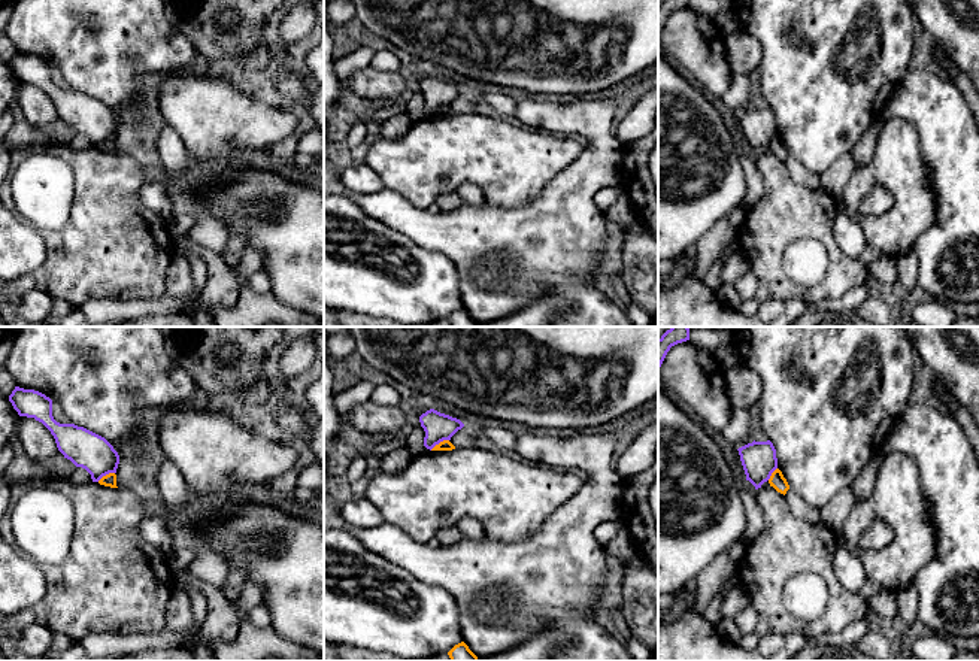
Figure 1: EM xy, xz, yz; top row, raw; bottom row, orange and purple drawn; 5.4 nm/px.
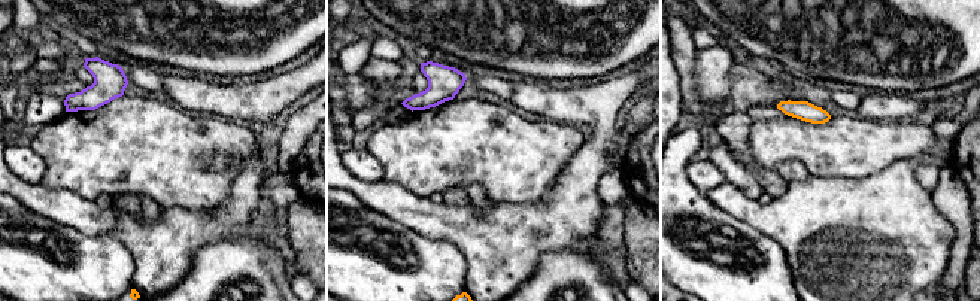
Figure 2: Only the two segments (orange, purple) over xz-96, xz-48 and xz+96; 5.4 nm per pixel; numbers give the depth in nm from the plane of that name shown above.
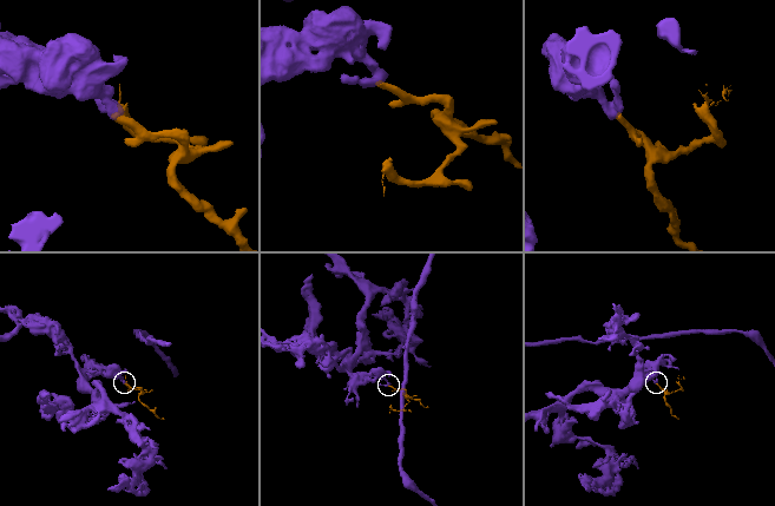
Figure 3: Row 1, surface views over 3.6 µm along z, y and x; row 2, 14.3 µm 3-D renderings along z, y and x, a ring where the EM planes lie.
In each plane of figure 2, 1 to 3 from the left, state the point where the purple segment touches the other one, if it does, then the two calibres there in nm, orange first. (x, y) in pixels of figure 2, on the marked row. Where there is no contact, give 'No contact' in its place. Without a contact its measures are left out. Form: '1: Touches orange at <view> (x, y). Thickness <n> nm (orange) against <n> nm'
1: No contact
2: No contact
3: No contact

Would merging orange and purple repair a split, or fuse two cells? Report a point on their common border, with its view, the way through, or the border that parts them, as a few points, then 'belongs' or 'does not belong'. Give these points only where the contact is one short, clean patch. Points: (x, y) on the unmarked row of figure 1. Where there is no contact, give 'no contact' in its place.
contact xz (439, 109); border xz (448, 105), (443, 105), (430, 115); does not belong

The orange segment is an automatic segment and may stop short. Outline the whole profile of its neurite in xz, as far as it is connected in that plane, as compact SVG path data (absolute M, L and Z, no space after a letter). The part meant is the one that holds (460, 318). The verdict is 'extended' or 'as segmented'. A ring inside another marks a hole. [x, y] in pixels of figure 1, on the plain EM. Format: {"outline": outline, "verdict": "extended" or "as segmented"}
{"outline": "M461 307L448 318L451 327L478 327L478 322Z", "verdict": "as segmented"}

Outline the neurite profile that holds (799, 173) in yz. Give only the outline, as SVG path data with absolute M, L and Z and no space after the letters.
M791 154L786 157L785 164L788 167L791 179L810 189L821 189L819 176L806 169L795 157Z

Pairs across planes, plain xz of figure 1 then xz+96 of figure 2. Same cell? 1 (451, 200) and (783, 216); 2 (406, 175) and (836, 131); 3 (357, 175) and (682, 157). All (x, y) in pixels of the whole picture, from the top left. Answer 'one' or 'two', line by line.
1: two
2: one
3: two

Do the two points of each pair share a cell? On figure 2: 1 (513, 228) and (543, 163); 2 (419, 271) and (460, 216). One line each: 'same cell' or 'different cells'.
1: different cells
2: different cells

